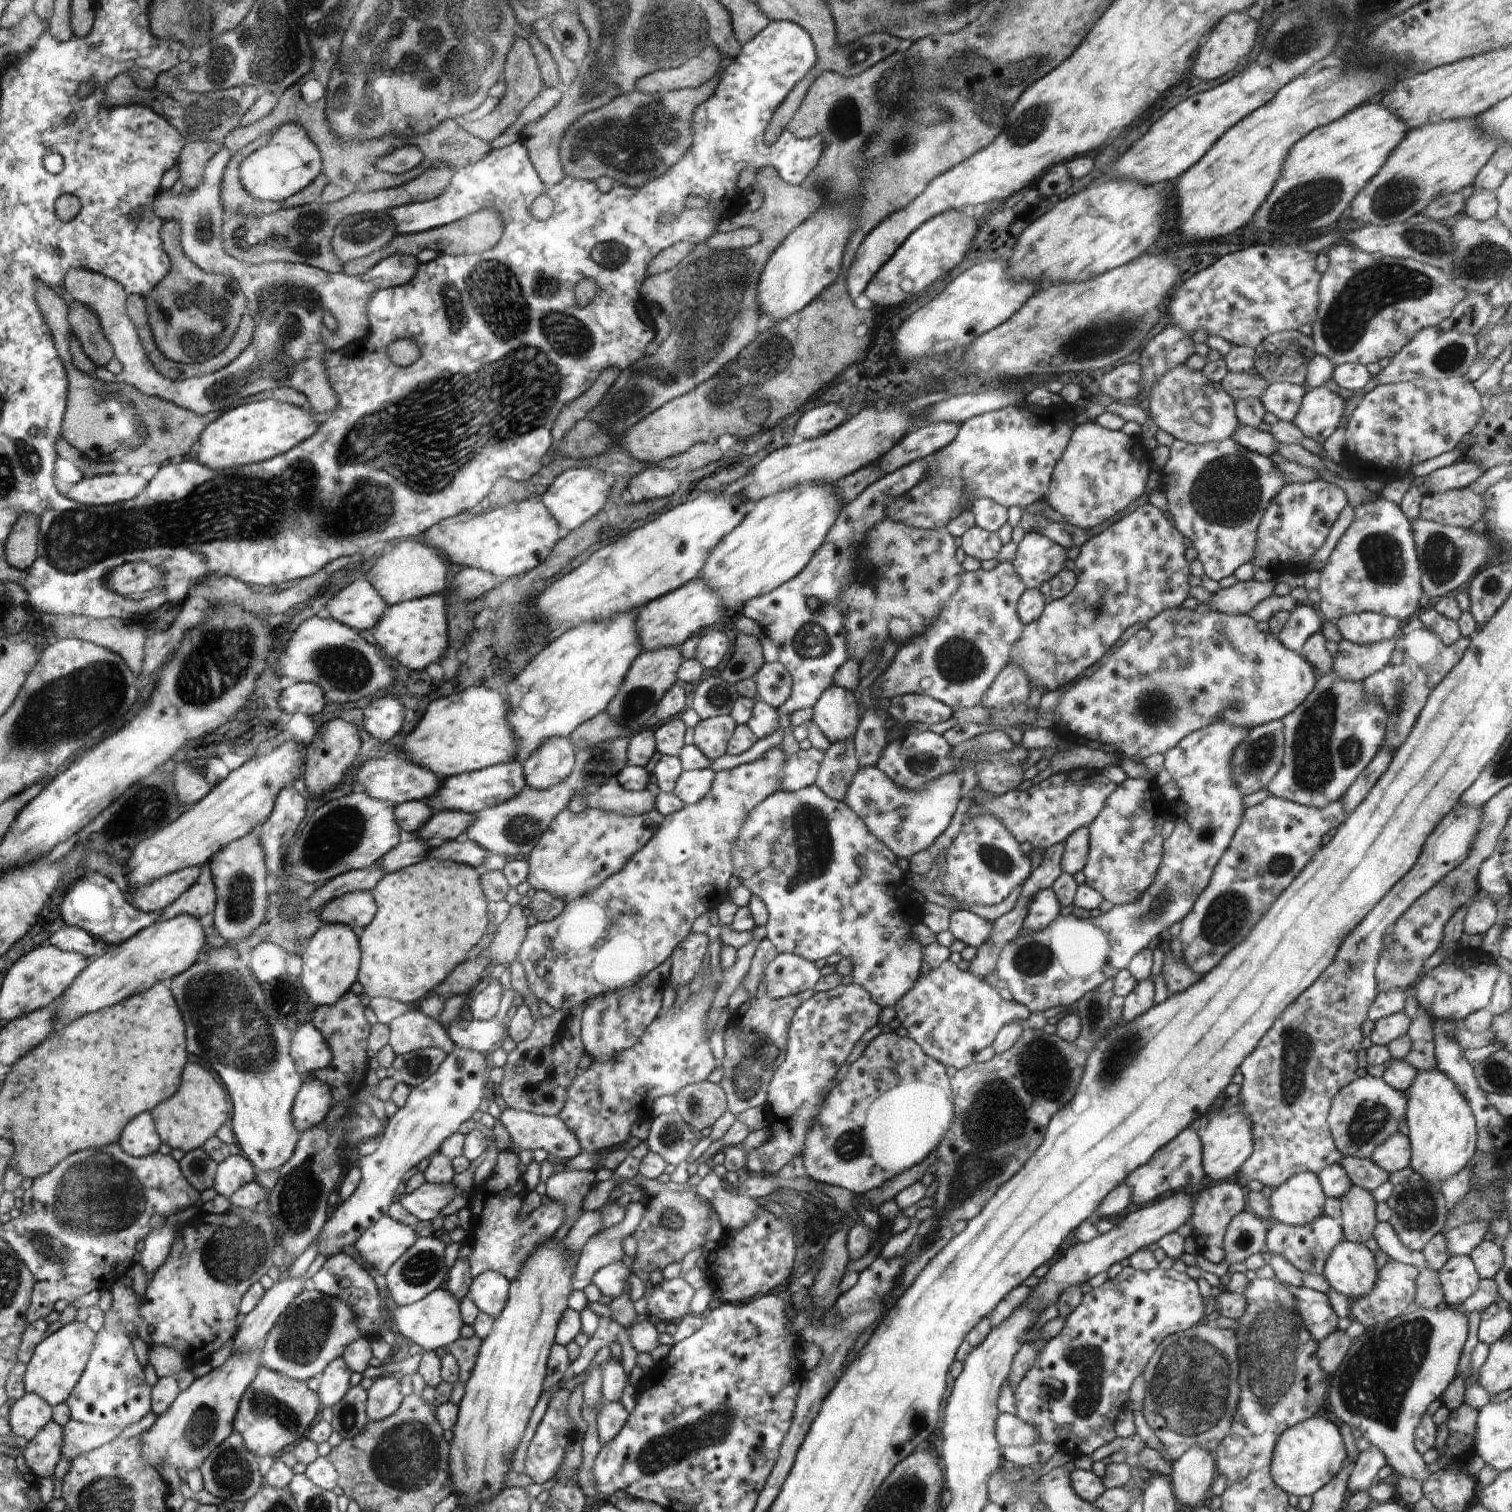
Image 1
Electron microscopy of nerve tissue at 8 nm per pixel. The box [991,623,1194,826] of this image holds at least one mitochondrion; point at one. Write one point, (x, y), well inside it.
(1155, 709)

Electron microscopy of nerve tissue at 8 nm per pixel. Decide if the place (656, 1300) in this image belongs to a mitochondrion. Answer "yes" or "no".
no

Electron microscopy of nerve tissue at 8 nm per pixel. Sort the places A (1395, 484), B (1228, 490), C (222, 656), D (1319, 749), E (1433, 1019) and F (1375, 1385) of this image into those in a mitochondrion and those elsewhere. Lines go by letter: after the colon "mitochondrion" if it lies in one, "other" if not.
A: other
B: mitochondrion
C: mitochondrion
D: mitochondrion
E: other
F: mitochondrion

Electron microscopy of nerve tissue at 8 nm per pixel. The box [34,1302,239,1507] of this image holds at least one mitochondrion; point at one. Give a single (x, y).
(202, 1428)

